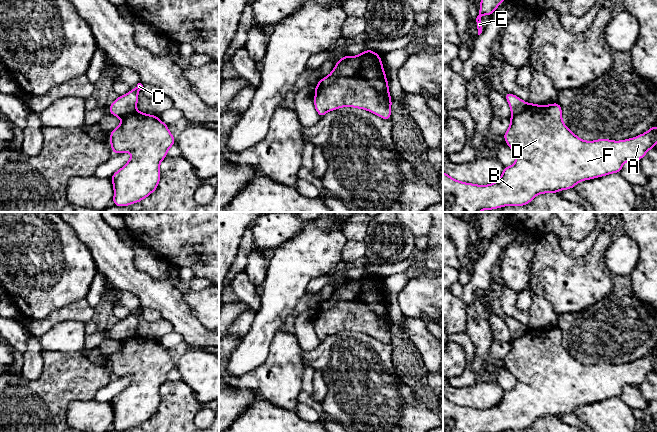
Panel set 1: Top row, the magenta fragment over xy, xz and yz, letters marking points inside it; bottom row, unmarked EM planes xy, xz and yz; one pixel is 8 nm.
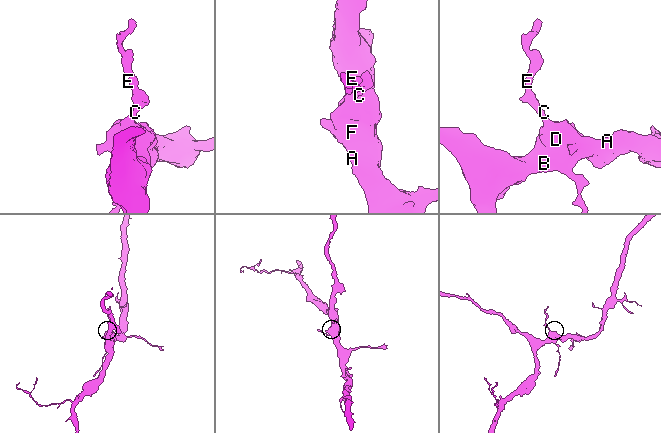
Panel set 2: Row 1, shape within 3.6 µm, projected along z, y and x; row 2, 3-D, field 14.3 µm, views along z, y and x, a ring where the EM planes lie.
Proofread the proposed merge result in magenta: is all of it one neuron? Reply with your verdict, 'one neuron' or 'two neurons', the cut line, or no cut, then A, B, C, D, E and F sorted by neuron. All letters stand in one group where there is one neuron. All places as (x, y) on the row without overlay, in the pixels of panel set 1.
two neurons; cut in yz along (527, 328), (520, 336), (512, 340); A B D F / C E

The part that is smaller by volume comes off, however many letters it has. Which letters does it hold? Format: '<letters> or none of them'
C, E

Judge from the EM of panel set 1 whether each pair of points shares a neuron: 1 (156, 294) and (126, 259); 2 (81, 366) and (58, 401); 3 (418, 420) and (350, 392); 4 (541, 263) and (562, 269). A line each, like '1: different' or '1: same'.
1: same
2: same
3: same
4: same

